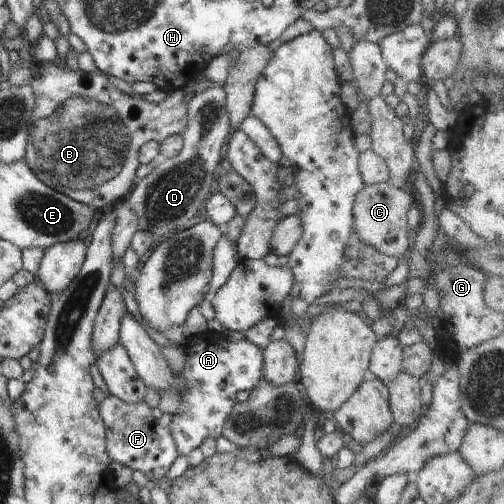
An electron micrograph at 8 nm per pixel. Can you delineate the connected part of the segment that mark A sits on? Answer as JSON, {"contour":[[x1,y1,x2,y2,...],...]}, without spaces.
{"contour":[[191,336,186,339,188,343,182,344,182,348,187,355,186,363,183,367,182,378,184,378,184,390,186,393,180,394,180,412,173,414,173,421,169,424,168,430,174,438,174,444,178,448,179,456,188,456,196,447,202,446,206,438,218,438,222,435,222,429,232,407,236,403,236,394,242,390,252,390,262,378,264,378,264,354,262,349,252,344,250,340,244,338,237,342,222,340,222,338,200,338]]}

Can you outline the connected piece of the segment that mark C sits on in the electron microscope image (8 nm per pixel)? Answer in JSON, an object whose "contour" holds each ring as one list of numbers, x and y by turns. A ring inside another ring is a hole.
{"contour":[[391,183,365,184,354,198,354,231,358,232,362,242,374,246,378,252,393,258,402,258,413,242,407,216,414,205,418,205,416,194,407,189,400,189]]}

